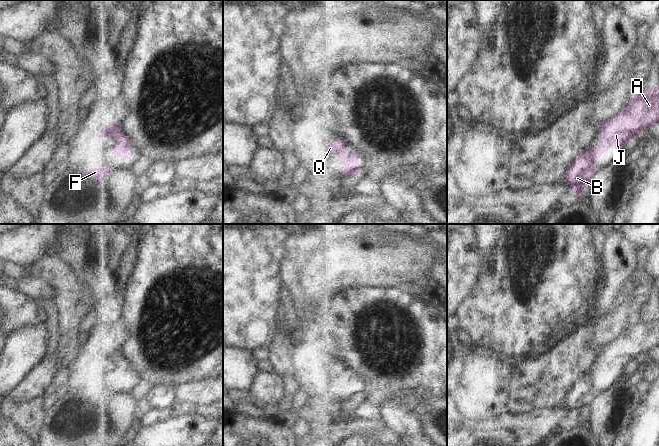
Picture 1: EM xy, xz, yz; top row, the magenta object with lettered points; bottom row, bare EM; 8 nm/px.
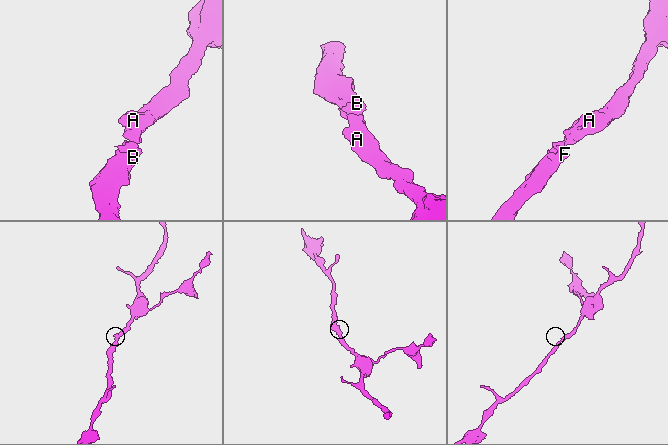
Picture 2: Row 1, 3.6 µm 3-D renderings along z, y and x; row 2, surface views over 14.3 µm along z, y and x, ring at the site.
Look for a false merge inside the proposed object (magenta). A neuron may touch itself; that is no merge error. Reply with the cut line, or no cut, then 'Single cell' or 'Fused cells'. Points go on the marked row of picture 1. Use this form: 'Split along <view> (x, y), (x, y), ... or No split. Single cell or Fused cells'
No split. Single cell

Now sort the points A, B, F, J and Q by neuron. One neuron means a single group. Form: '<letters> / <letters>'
A B F J Q

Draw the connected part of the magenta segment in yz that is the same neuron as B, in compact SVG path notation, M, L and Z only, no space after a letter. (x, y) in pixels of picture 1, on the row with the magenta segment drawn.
M659 85L648 90L635 94L630 102L612 119L602 122L600 125L600 141L598 147L588 147L580 152L579 157L572 162L566 170L566 180L570 186L572 197L583 194L588 186L589 180L596 171L599 158L612 147L630 146L630 142L636 139L640 133L648 128L659 124Z

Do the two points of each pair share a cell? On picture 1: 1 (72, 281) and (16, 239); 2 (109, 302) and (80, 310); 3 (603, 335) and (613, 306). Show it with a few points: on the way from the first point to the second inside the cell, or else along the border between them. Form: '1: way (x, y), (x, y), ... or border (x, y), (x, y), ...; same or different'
1: border (64, 257), (58, 254), (44, 254), (28, 268); different
2: border (110, 289), (92, 296), (99, 311), (82, 324); different
3: way (607, 328), (613, 322), (613, 313); same

